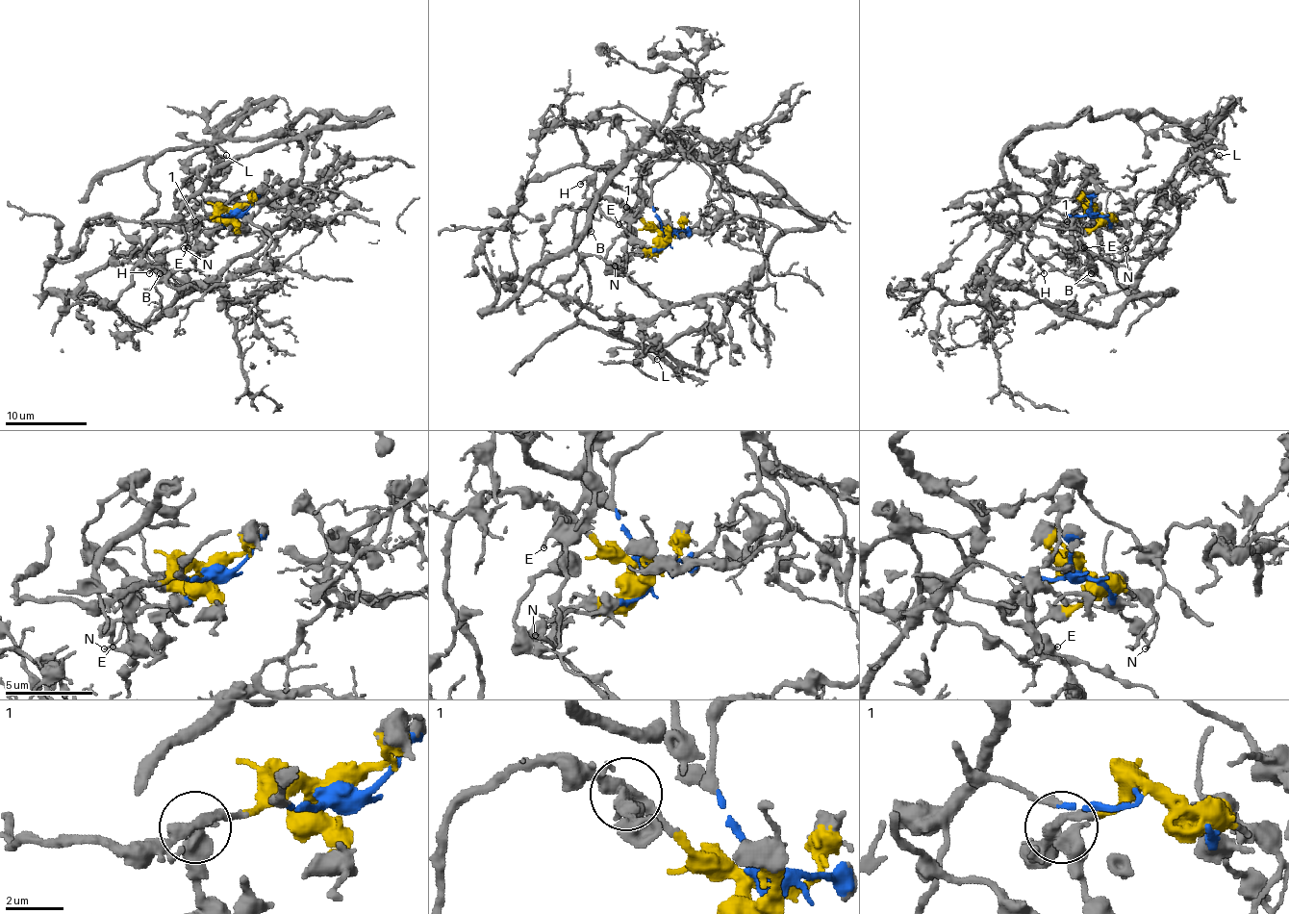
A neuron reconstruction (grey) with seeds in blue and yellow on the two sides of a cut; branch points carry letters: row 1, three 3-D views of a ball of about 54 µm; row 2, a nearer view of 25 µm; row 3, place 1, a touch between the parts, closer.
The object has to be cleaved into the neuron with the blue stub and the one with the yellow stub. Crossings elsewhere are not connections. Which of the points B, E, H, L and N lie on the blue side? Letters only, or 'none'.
E, H

